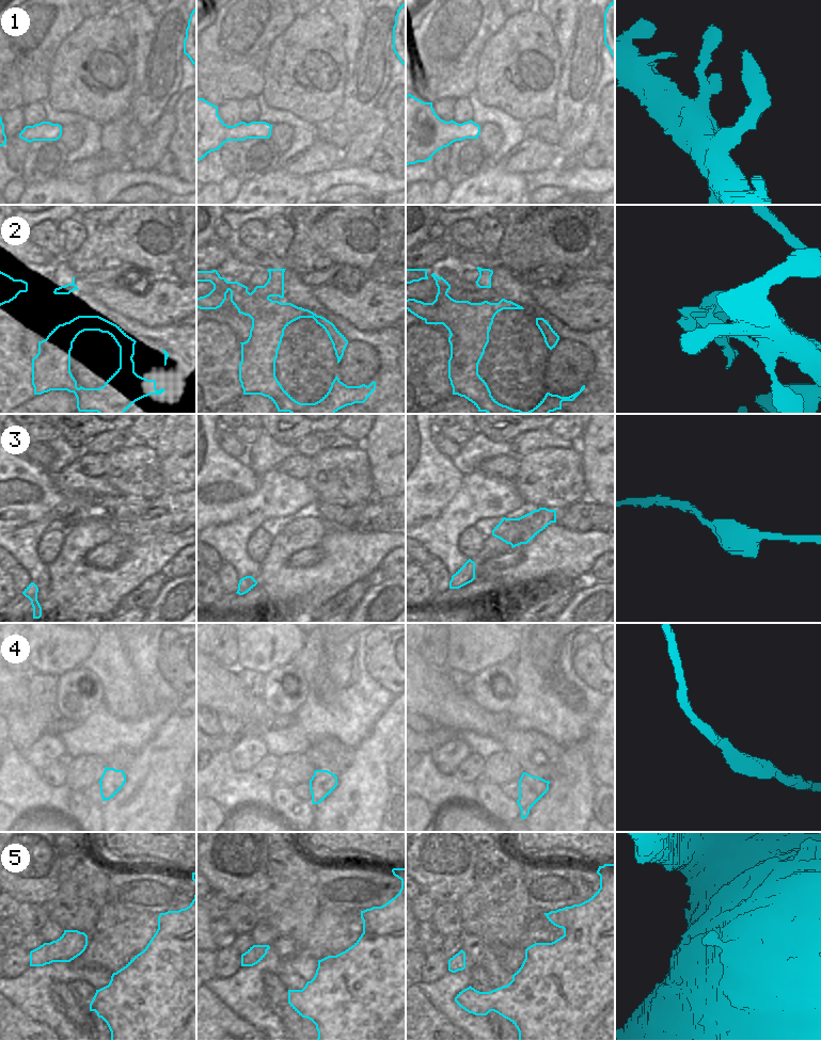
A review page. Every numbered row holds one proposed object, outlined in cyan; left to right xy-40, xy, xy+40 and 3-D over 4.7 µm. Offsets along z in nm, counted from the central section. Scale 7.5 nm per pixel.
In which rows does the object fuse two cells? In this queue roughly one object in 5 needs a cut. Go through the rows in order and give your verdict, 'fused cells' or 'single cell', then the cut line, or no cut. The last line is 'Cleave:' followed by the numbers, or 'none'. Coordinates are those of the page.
1: single cell | no cut
2: single cell | no cut
3: single cell | no cut
4: single cell | no cut
5: single cell | no cut
Cleave: none

